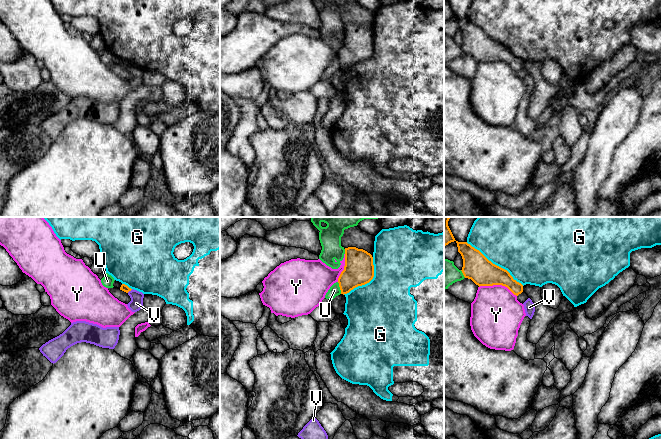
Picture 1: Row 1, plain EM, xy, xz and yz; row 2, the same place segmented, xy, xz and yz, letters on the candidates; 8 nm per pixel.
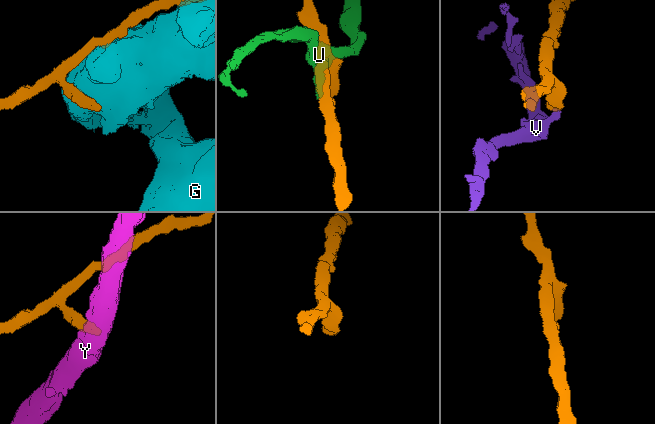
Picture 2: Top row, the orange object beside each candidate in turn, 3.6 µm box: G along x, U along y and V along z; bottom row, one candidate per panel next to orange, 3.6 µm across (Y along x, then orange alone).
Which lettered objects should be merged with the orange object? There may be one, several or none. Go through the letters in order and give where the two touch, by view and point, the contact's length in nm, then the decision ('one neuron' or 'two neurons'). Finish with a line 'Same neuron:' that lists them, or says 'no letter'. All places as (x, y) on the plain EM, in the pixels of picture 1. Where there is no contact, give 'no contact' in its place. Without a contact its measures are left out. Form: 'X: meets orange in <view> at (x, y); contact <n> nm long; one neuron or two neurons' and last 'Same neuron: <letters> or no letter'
G: meets orange in yz at (494, 40); contact 600 nm long; two neurons
U: meets orange in xz at (340, 64); contact 100 nm long; two neurons
V: meets orange in xy at (129, 66); contact 50 nm long; two neurons
Y: meets orange in yz at (498, 60); contact 320 nm long; two neurons
Same neuron: no letter

